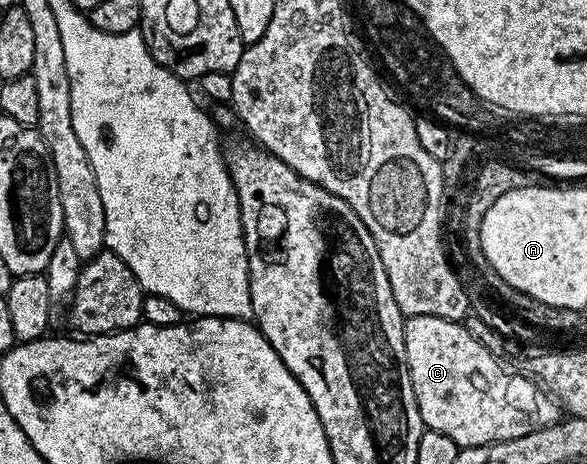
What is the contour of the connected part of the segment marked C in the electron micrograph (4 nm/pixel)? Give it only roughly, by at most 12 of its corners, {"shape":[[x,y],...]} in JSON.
{"shape":[[407,317],[425,429],[461,448],[559,421],[462,322]]}

